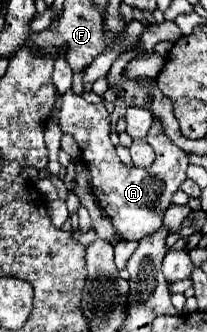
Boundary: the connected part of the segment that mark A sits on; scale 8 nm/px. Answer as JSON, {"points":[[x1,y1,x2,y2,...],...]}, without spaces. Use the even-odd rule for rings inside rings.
{"points":[[69,89,63,95,61,111,59,111,59,125,63,133,69,133,75,137,83,161,89,169,91,181,89,187,93,195,97,197,99,205,111,219,115,231,121,235,121,239,139,241,149,231,157,231,163,223,163,213,171,203,173,193,181,187,185,181,185,171,189,165,189,159,185,151,181,151,175,143,171,143,163,133,163,123,153,117,153,125,147,133,147,143,155,151,155,161,149,167,129,167,123,165,115,153,115,147,109,139,111,135,111,119,103,103,87,103,81,95,77,95,73,89]]}

